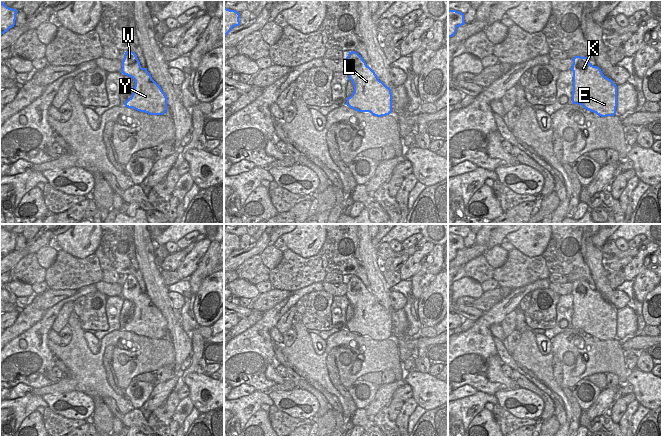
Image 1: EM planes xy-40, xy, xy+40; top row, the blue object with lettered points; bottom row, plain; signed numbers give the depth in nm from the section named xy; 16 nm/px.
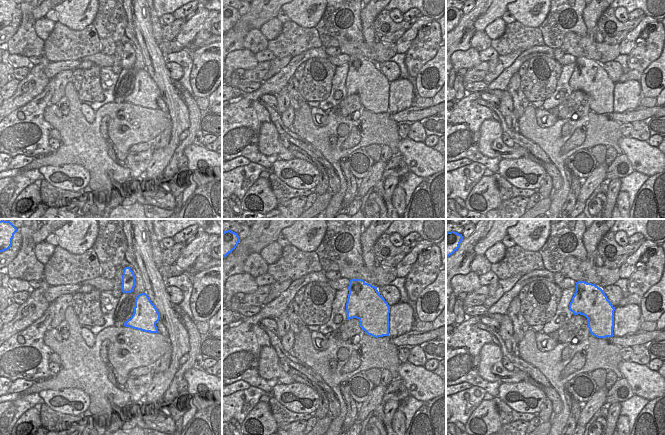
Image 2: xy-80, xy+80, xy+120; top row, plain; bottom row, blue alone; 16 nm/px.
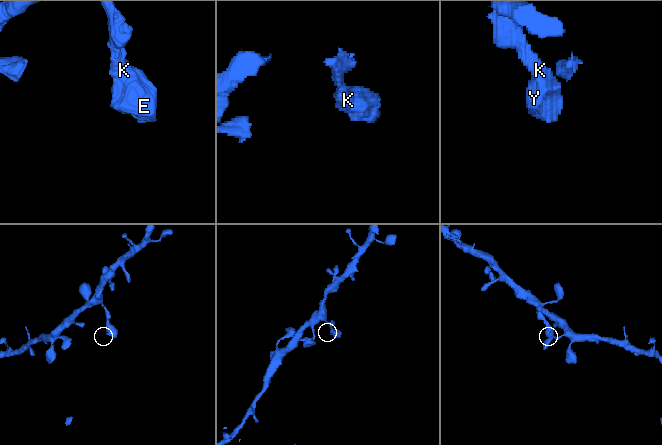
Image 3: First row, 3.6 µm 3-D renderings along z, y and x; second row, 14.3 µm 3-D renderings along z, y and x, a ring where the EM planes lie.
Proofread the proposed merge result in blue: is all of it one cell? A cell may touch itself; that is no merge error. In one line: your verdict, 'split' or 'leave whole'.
split

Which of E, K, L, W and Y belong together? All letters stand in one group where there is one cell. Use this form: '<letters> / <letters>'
E K L Y / W

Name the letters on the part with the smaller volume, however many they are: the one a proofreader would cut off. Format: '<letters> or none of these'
E, K, L, Y

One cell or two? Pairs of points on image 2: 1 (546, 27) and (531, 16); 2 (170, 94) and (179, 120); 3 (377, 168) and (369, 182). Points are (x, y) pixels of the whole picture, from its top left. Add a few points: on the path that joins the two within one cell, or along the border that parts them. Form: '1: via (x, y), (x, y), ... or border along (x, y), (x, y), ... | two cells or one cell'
1: border along (550, 10), (538, 27) | two cells
2: via (173, 100), (179, 114) | one cell
3: via (376, 171), (371, 179) | one cell

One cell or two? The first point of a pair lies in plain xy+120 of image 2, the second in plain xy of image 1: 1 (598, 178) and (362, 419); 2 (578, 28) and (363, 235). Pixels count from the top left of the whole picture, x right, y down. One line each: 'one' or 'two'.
1: two
2: two

